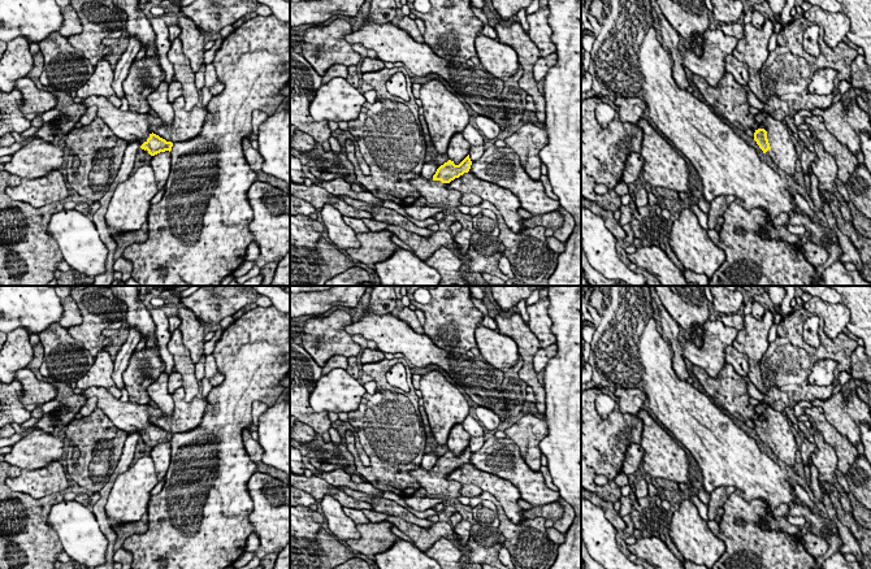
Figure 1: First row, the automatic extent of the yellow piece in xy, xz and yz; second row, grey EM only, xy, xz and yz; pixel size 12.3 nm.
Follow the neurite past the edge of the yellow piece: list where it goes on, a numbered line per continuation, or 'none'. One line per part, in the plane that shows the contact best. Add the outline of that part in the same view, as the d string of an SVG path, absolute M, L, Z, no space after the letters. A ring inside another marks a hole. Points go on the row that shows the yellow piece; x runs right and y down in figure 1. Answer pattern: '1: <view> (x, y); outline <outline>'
1: yz (783, 152); outline M768 113L755 114L755 121L760 125L760 129L767 131L767 139L770 149L766 152L786 175L794 177L797 151L789 136L788 126L781 121L775 120Z

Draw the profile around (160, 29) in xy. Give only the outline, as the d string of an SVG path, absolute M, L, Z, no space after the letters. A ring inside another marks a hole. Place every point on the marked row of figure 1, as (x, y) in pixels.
M151 17L148 19L156 35L155 45L157 48L161 69L165 73L165 82L169 86L174 81L174 68L168 60L168 52L172 45L168 25L164 22L162 17Z

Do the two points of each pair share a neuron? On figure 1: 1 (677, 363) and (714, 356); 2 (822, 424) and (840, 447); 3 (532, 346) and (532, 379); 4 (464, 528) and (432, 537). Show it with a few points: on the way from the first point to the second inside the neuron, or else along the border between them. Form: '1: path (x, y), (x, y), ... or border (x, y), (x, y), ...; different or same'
1: border (681, 354), (684, 357); different
2: path (827, 429), (837, 442); same
3: path (528, 354), (528, 372); same
4: border (453, 528), (462, 544); different

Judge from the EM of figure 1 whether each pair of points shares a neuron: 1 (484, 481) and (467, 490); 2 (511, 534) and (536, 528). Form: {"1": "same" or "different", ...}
{"1": "different", "2": "same"}

